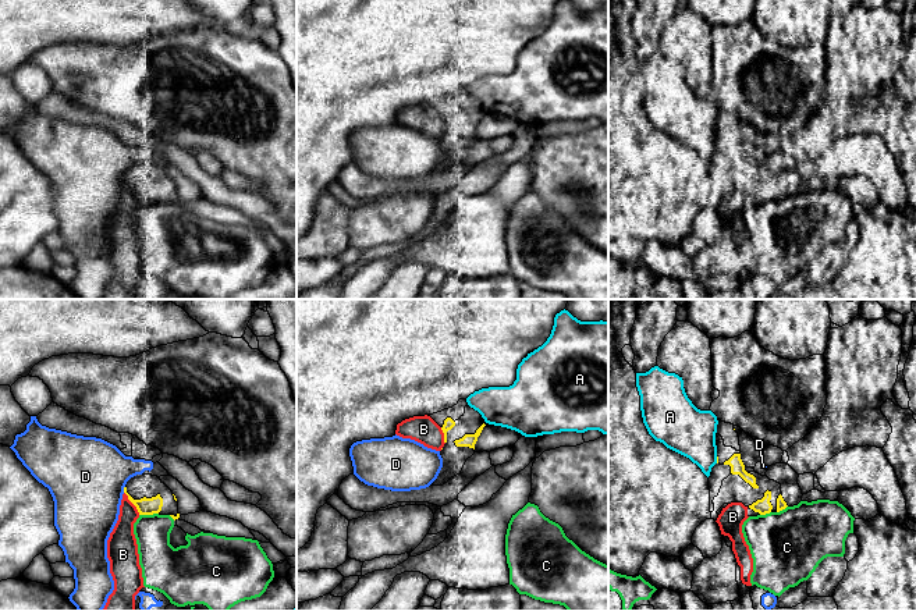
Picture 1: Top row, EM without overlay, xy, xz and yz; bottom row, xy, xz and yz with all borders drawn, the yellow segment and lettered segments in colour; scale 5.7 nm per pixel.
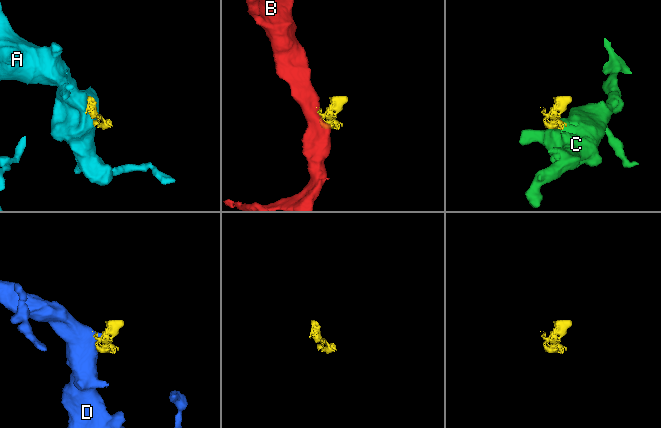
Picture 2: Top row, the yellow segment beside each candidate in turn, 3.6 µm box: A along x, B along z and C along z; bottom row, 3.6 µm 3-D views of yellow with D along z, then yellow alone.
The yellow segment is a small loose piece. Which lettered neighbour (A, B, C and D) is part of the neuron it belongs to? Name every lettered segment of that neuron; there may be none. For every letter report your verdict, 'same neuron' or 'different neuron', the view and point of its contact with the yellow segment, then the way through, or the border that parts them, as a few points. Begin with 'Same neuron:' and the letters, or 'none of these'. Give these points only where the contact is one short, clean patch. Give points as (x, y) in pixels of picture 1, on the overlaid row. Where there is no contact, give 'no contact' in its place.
Same neuron: none of these
A: different neuron | yz (717, 459)
B: different neuron | xy (131, 501)
C: different neuron | xy (148, 514)
D: different neuron | xy (124, 489)

